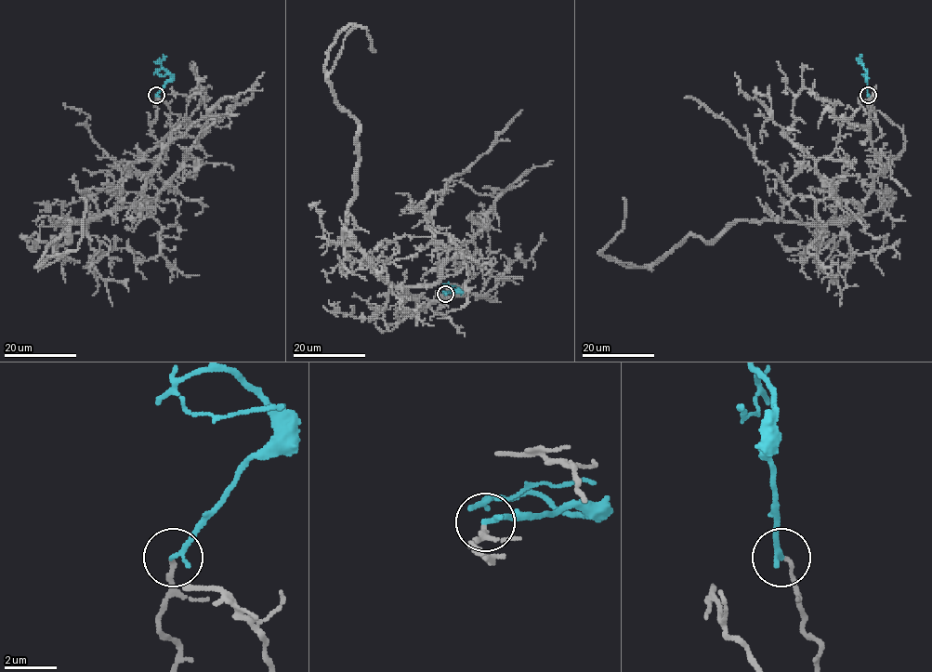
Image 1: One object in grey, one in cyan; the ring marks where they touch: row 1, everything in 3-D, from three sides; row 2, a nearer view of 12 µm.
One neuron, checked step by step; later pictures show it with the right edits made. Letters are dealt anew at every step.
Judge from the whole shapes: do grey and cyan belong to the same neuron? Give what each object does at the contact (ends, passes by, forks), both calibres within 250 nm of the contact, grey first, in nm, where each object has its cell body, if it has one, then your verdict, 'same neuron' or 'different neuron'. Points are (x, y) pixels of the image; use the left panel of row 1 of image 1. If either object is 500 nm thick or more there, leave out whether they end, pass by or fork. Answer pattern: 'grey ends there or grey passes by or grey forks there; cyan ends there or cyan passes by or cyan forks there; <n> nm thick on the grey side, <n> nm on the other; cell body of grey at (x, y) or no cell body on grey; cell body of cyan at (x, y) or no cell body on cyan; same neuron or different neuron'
grey ends there; cyan ends there; 160 nm thick on the grey side, 200 nm on the other; no cell body on grey; no cell body on cyan; different neuron

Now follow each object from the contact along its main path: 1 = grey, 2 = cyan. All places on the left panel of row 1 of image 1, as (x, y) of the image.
1: (156, 95), (157, 144), (117, 204), (61, 219), (70, 241), (56, 238), (37, 267), (77, 248), (80, 197)
2: (156, 95), (170, 77), (164, 69), (157, 71), (162, 75), (171, 73)

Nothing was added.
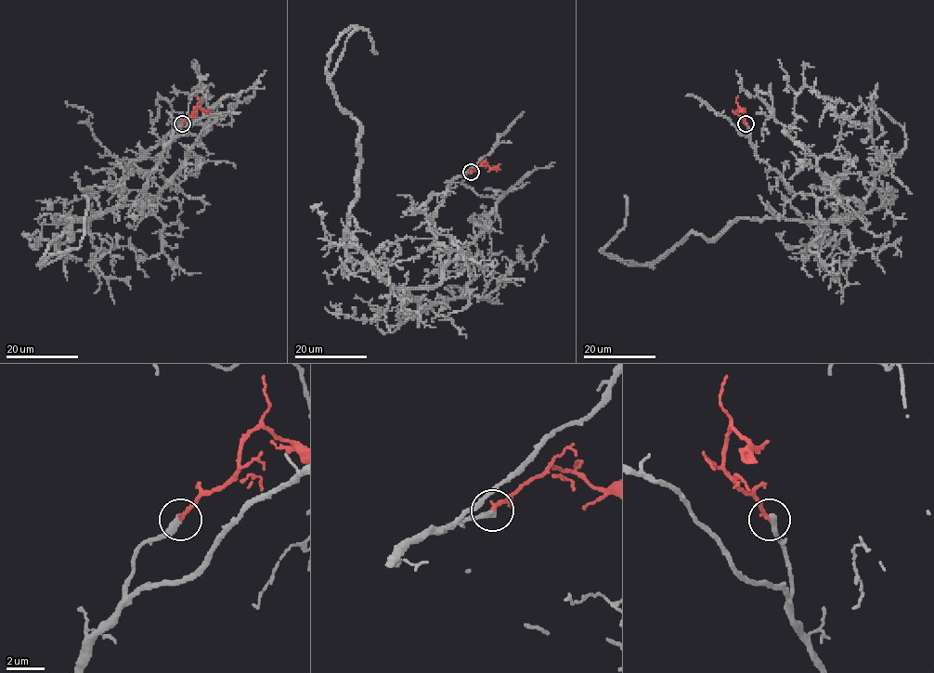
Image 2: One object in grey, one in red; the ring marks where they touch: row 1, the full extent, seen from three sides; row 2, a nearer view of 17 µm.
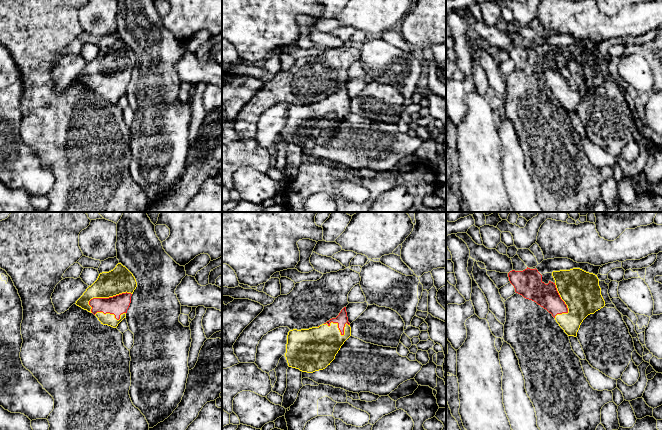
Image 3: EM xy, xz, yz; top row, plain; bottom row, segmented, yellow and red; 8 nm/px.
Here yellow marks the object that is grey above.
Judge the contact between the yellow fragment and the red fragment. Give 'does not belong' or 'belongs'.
belongs

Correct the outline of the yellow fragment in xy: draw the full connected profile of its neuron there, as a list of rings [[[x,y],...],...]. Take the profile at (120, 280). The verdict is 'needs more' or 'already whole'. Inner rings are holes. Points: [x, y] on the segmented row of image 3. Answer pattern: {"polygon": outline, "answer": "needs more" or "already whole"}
{"polygon": [[[118,263],[113,270],[100,273],[75,304],[93,313],[101,324],[116,328],[126,318],[136,287],[133,274]]], "answer": "needs more"}

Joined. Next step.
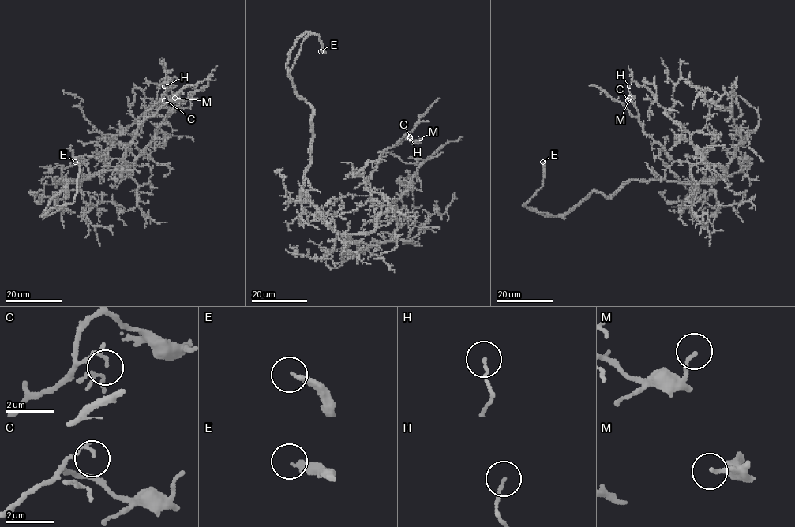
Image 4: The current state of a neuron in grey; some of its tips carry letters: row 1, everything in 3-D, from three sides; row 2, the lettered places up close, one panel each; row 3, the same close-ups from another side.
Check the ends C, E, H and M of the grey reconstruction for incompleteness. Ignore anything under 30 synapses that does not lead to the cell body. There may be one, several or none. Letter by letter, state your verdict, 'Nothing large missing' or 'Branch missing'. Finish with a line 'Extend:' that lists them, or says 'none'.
C: Nothing large missing
E: Branch missing
H: Nothing large missing
M: Nothing large missing
Extend: E

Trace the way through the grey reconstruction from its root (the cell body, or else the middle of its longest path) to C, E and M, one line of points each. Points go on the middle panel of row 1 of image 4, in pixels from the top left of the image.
C: (313, 206), (331, 226), (341, 233), (370, 232), (380, 207), (370, 195), (368, 178), (382, 153), (410, 136)
E: (313, 206), (304, 189), (313, 111), (295, 91), (287, 58), (307, 32), (318, 36), (324, 53), (320, 51)
M: (313, 206), (341, 233), (370, 232), (380, 212), (370, 195), (371, 172), (388, 147), (406, 138), (420, 138)

